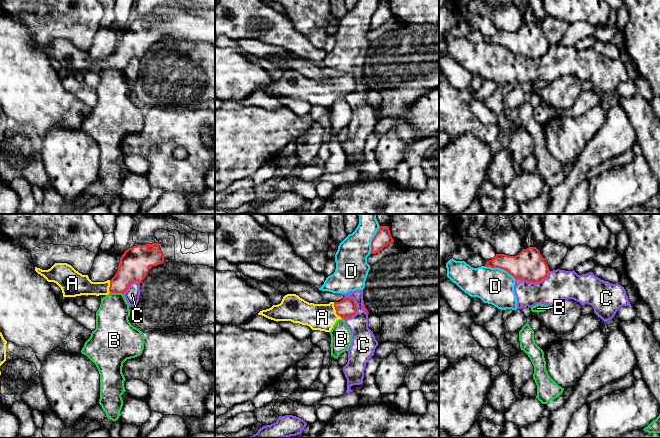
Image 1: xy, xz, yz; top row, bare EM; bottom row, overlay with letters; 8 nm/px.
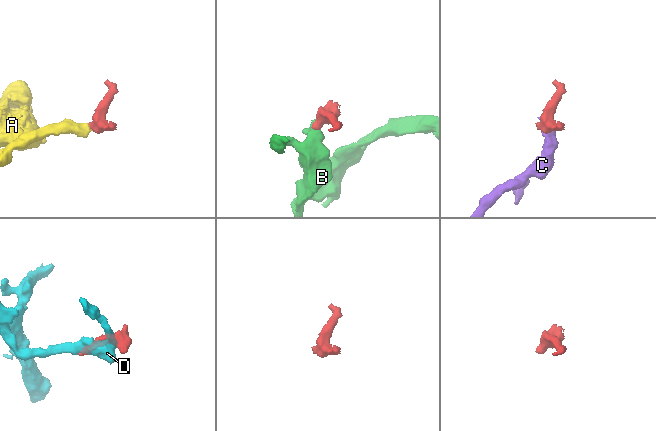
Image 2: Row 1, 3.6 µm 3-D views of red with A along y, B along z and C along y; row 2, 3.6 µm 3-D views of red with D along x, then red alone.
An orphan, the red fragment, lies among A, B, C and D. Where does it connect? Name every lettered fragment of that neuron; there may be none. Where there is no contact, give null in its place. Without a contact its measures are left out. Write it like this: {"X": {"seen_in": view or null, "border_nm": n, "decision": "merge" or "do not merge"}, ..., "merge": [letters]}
{"A": {"seen_in": "xz", "border_nm": 150, "decision": "merge"}, "B": {"seen_in": "xy", "border_nm": 110, "decision": "do not merge"}, "C": {"seen_in": "yz", "border_nm": 280, "decision": "do not merge"}, "D": {"seen_in": "yz", "border_nm": 280, "decision": "do not merge"}, "merge": ["A"]}

